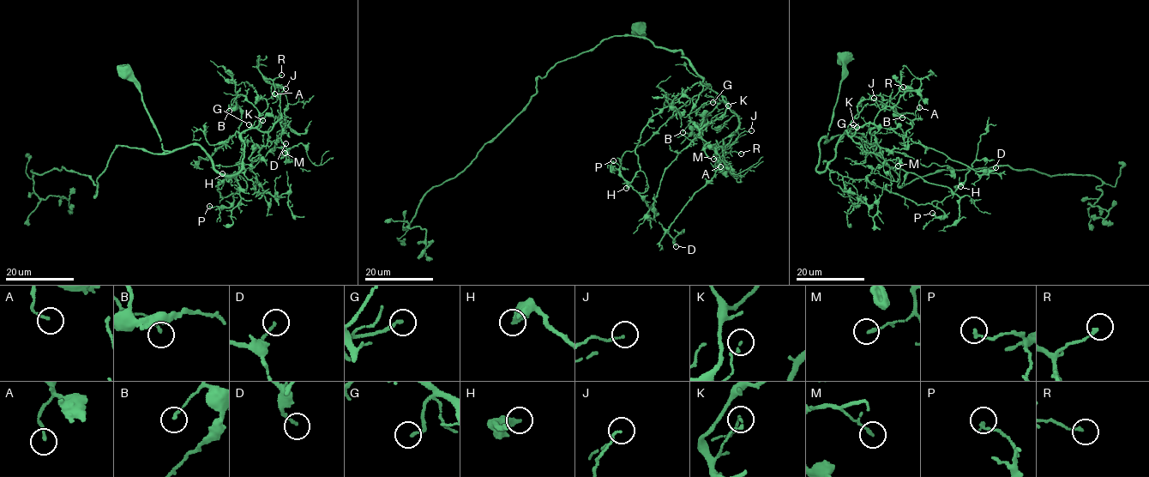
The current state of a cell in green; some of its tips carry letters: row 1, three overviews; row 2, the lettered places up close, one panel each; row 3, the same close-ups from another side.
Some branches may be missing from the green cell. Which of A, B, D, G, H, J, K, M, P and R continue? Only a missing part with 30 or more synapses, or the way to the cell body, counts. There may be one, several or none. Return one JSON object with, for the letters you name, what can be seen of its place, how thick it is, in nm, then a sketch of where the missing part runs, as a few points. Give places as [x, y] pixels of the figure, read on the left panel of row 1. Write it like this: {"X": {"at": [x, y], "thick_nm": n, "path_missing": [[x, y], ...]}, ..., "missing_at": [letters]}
{"G": {"at": [249, 124], "thick_nm": 140, "path_missing": [[249, 124], [245, 124], [246, 119], [249, 121], [243, 141], [239, 138]]}, "missing_at": ["G"]}

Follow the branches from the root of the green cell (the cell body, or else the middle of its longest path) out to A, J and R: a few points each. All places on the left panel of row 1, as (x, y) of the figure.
A: (124, 67), (164, 149), (198, 144), (225, 175), (241, 169), (241, 133), (279, 120), (266, 78), (274, 93)
J: (124, 67), (164, 149), (198, 144), (225, 175), (241, 169), (241, 133), (269, 131), (279, 120), (285, 88)
R: (124, 67), (164, 149), (198, 144), (225, 175), (241, 169), (241, 133), (279, 120), (273, 80), (281, 75)

